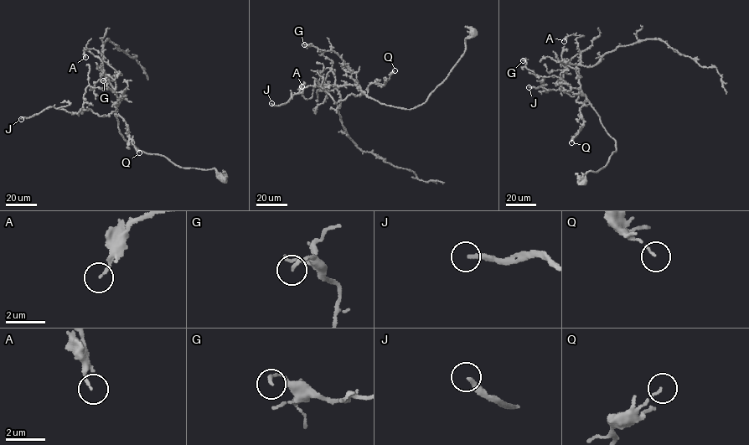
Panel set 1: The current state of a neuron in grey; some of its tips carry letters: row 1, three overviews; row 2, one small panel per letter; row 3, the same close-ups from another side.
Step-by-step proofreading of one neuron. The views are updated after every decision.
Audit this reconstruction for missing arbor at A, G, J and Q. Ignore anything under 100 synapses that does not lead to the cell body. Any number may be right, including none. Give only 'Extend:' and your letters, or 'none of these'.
Extend: J

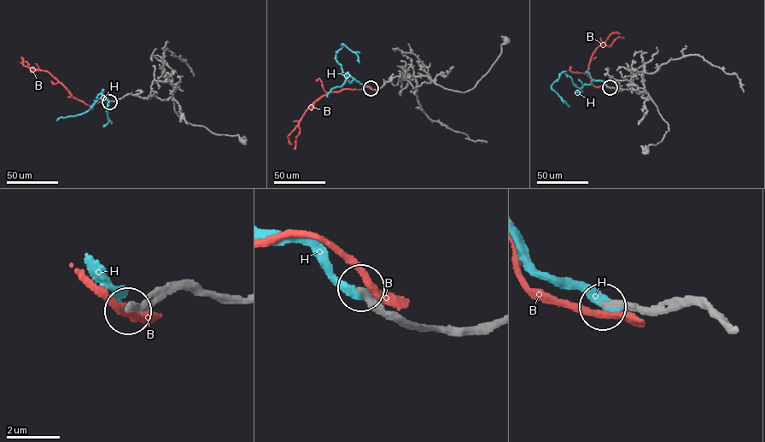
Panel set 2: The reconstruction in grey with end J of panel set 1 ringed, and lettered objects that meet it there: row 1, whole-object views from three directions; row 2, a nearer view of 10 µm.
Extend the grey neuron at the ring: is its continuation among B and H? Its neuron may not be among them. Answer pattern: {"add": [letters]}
{"add": []}

